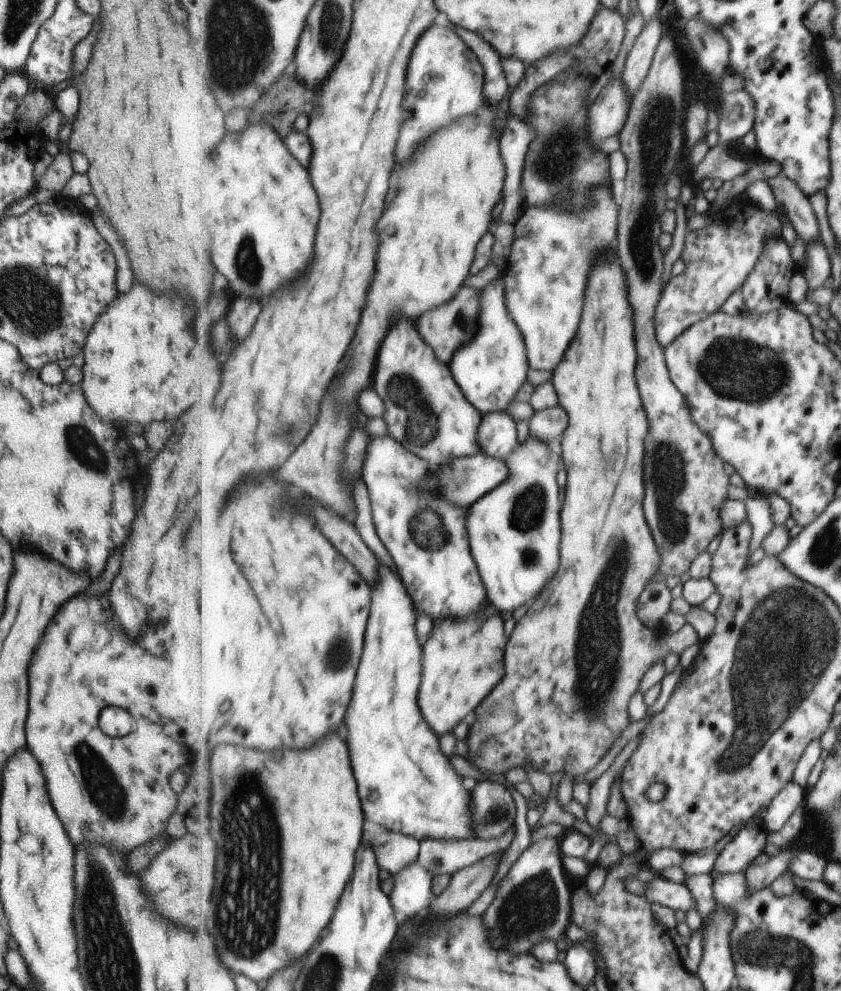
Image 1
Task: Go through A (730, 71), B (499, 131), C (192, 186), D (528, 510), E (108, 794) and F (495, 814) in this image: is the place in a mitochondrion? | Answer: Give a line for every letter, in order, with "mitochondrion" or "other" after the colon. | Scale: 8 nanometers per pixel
A: other
B: other
C: other
D: mitochondrion
E: mitochondrion
F: mitochondrion

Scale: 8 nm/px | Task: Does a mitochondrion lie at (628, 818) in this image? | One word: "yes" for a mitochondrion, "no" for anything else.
no

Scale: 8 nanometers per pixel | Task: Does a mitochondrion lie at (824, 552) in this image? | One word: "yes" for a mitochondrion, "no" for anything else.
yes

